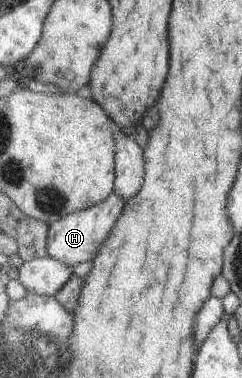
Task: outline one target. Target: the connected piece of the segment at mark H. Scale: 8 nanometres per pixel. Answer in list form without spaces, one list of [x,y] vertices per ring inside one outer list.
[[[112,193],[106,200],[87,209],[70,213],[59,221],[53,222],[49,228],[47,242],[49,256],[58,259],[66,266],[73,267],[80,262],[93,262],[100,254],[100,248],[110,238],[112,228],[124,212],[124,200],[119,194]]]

